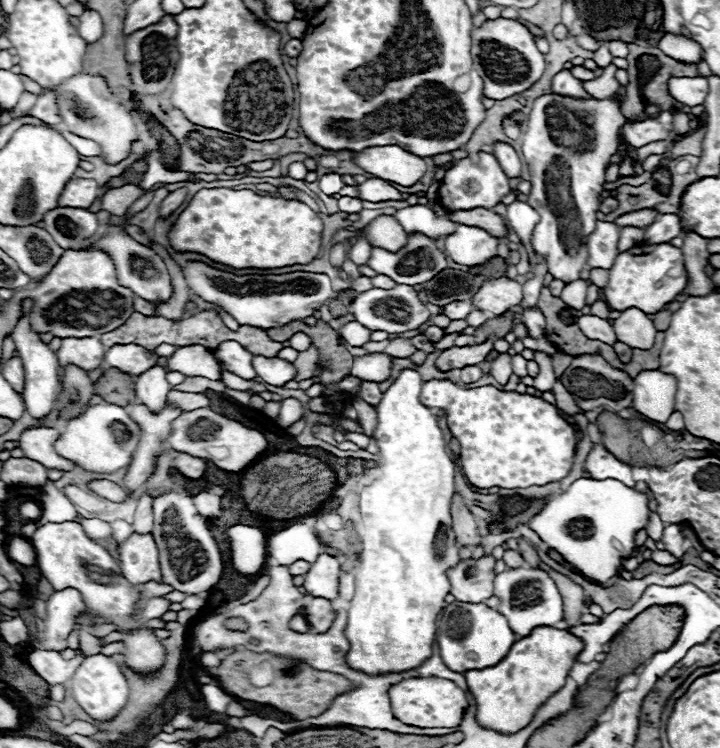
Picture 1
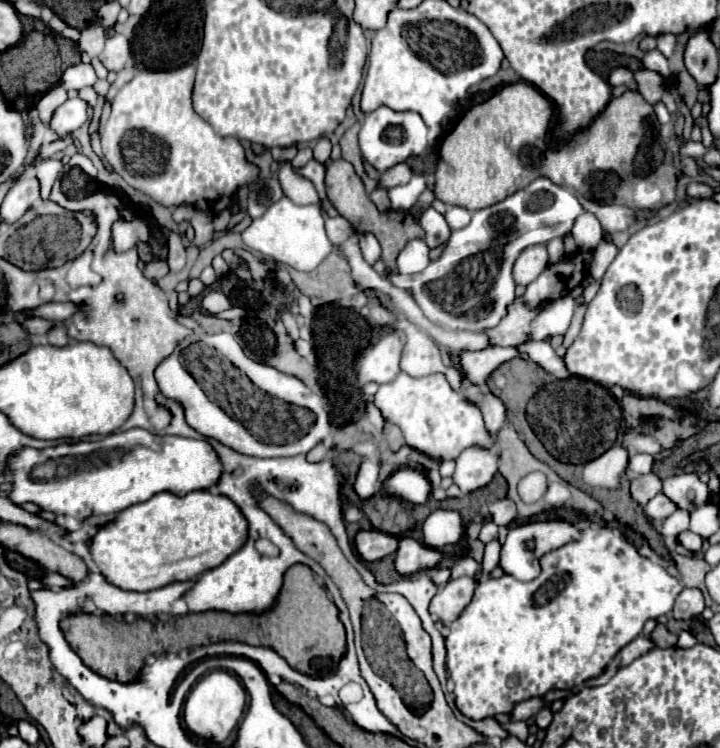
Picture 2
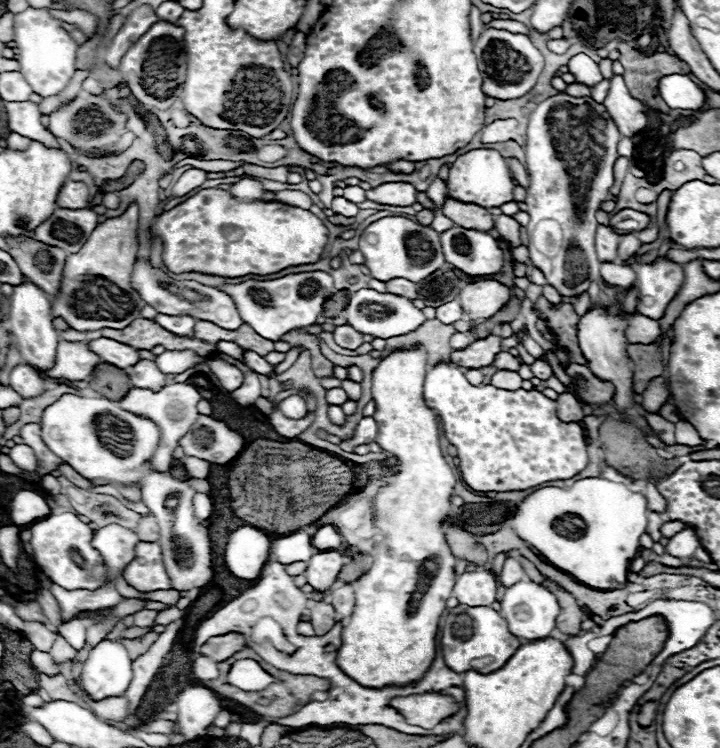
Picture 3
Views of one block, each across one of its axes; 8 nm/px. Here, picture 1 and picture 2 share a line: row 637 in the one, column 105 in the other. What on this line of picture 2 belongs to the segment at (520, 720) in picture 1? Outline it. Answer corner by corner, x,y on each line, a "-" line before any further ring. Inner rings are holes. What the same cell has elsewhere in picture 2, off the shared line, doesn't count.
208,490
186,496
162,492
148,502
126,508
102,526
92,540
90,552
112,584
124,590
150,592
172,582
196,580
206,570
220,566
232,552
240,550
244,536
248,536
248,522
228,496
214,496

